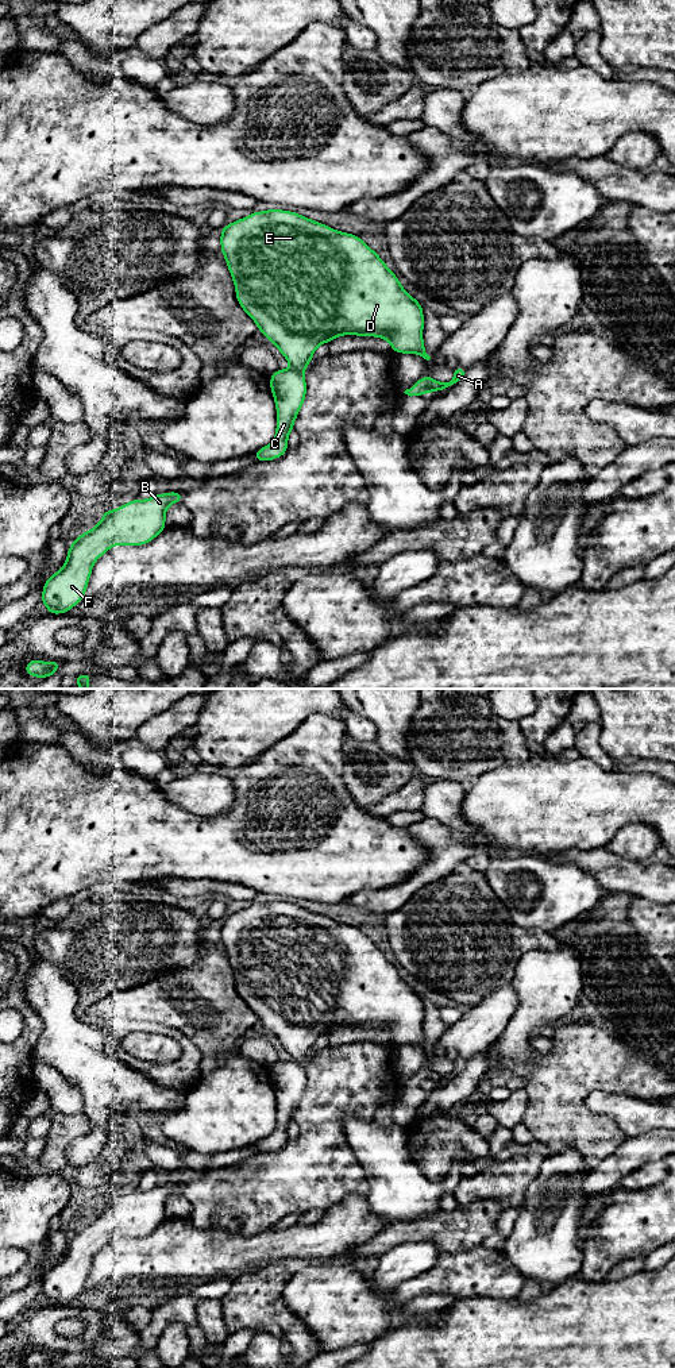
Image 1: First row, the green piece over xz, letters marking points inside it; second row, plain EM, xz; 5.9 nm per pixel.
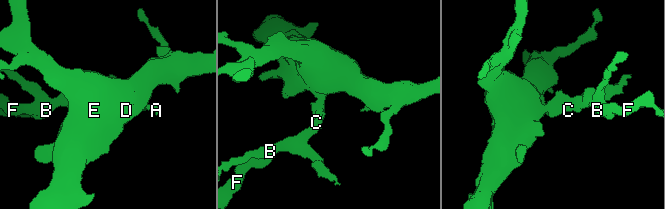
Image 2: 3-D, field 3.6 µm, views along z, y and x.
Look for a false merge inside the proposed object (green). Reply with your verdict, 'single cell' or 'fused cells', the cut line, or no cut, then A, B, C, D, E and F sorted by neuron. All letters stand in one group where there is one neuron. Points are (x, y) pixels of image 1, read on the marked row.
single cell; cut none; groups A B C D E F

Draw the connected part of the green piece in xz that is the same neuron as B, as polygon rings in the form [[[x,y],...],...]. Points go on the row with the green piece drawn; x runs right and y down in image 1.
[[[169,492],[155,494],[148,500],[134,498],[115,510],[104,510],[101,521],[94,528],[81,533],[72,542],[65,564],[45,582],[40,602],[46,605],[47,613],[68,613],[70,608],[80,604],[85,598],[94,562],[113,546],[136,547],[150,543],[166,528],[165,515],[167,506],[182,502],[182,498],[184,493]]]

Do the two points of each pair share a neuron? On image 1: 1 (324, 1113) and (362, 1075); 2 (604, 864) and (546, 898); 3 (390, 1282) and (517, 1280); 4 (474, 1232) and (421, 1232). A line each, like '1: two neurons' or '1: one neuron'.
1: one neuron
2: two neurons
3: two neurons
4: one neuron

